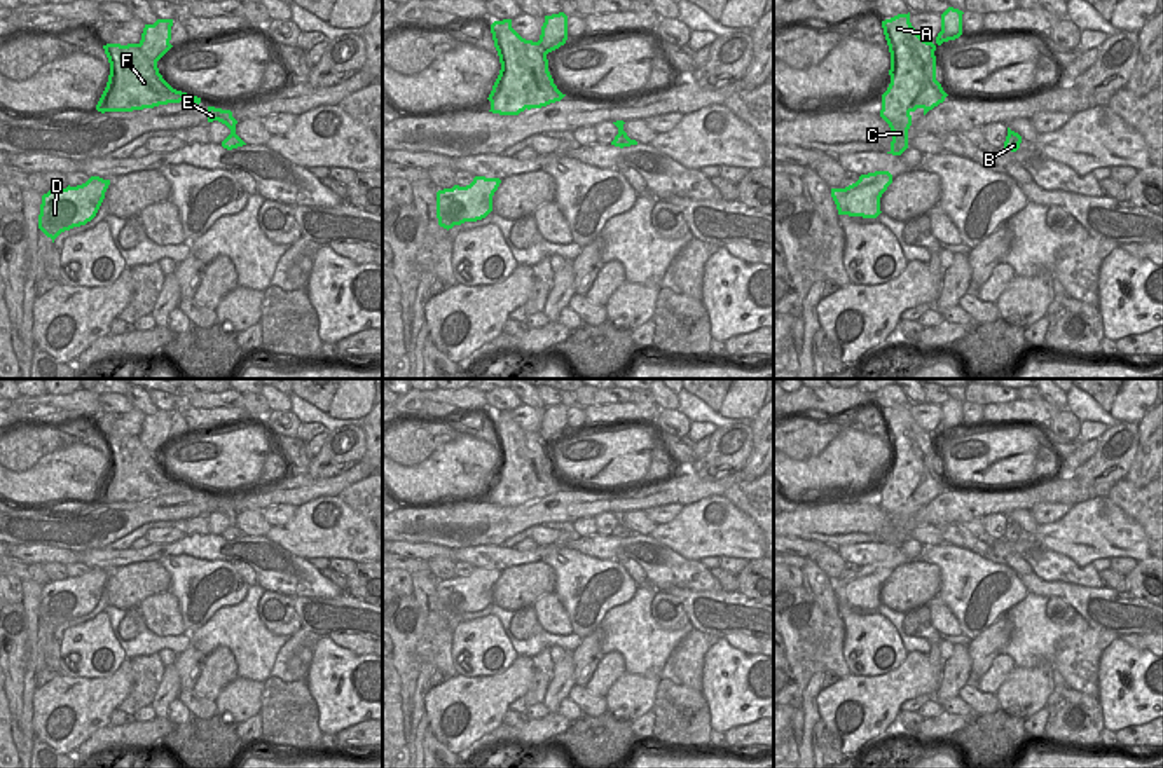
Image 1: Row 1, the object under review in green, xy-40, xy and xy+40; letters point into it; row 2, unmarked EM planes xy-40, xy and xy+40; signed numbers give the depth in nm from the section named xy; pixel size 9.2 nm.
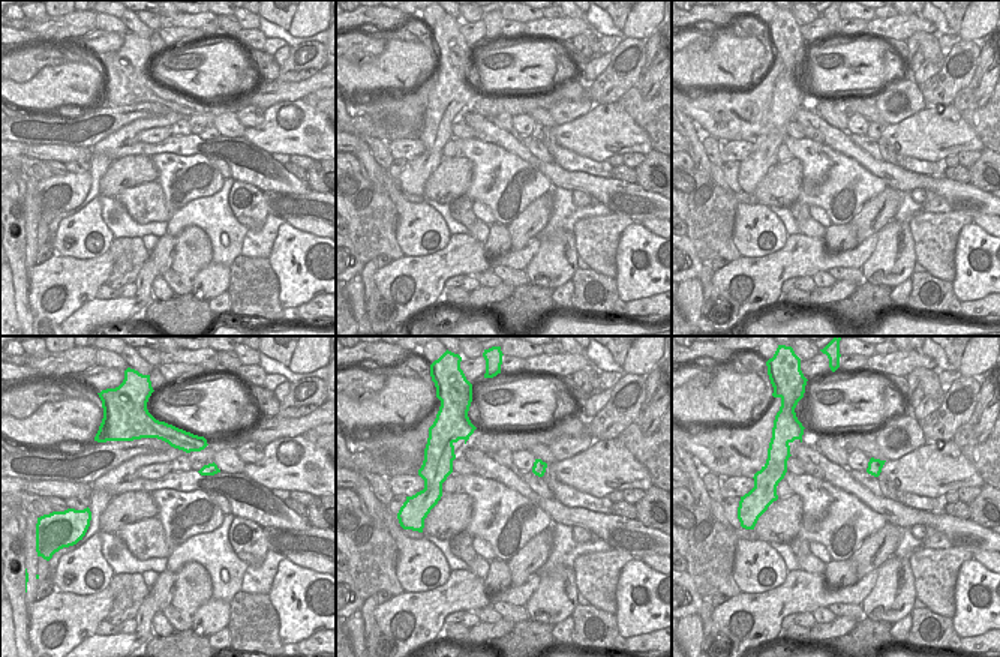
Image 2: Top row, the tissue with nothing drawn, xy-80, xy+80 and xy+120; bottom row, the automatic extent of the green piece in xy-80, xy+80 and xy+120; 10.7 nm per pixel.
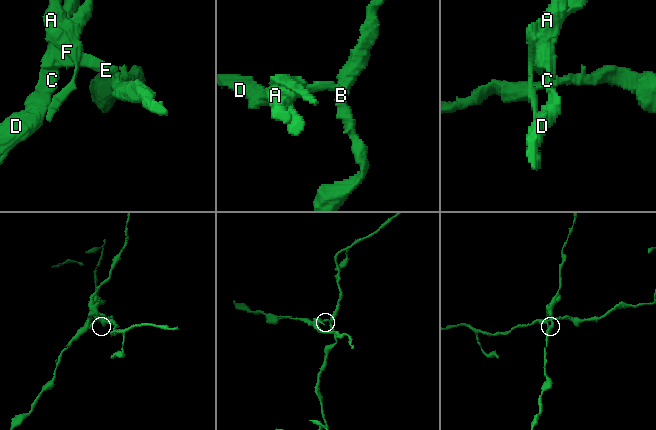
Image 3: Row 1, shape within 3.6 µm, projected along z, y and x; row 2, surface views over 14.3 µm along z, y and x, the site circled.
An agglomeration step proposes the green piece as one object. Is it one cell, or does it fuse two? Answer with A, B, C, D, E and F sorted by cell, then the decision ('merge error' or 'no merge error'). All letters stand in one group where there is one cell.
groups A C D E F / B; merge error

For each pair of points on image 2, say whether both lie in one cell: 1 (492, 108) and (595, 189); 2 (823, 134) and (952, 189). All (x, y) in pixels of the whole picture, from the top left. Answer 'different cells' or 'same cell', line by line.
1: different cells
2: same cell

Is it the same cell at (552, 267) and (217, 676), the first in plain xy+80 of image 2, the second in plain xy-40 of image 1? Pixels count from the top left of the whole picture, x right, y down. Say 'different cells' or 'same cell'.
different cells

